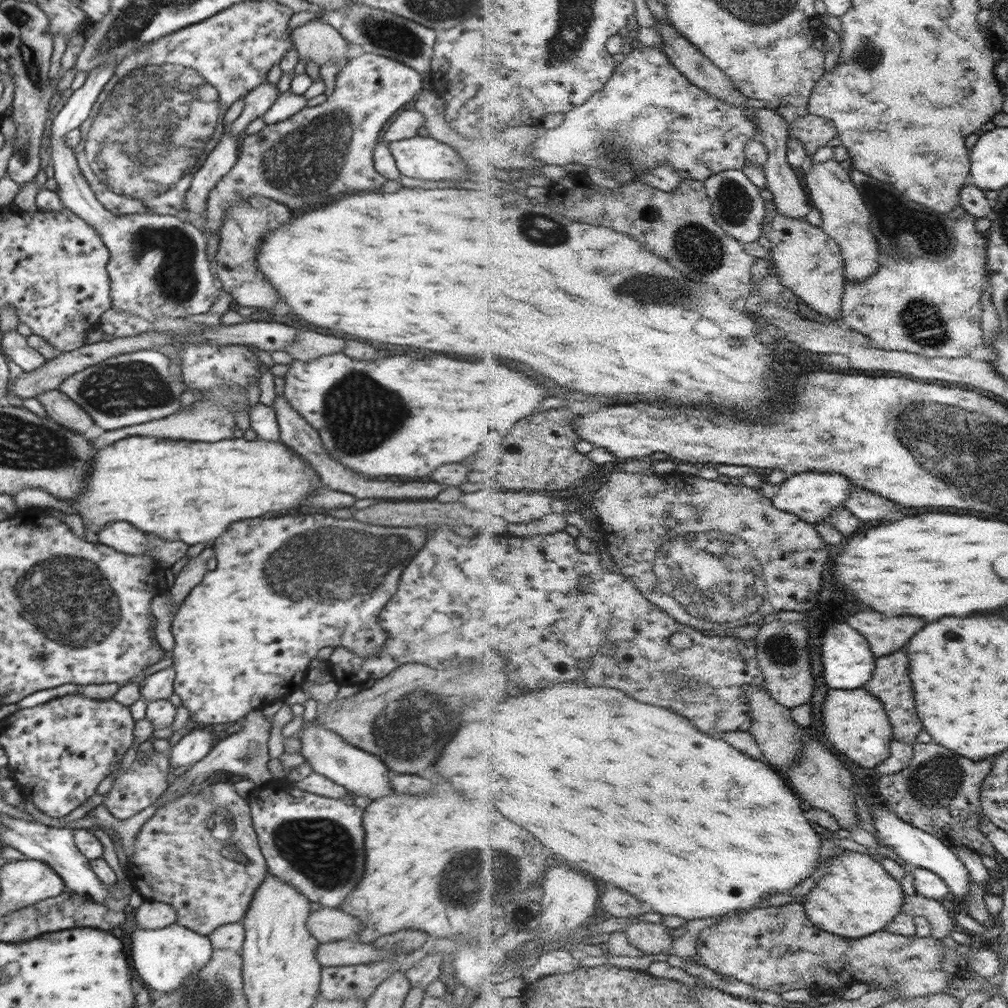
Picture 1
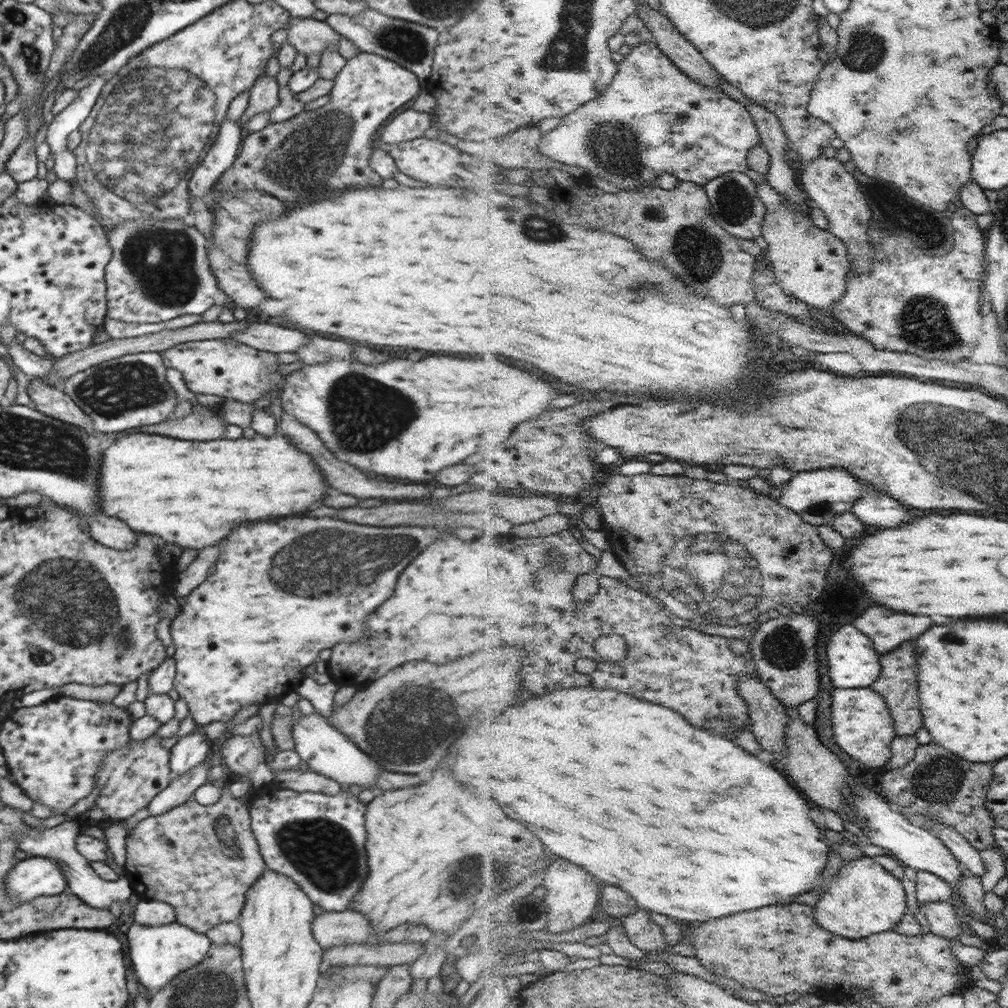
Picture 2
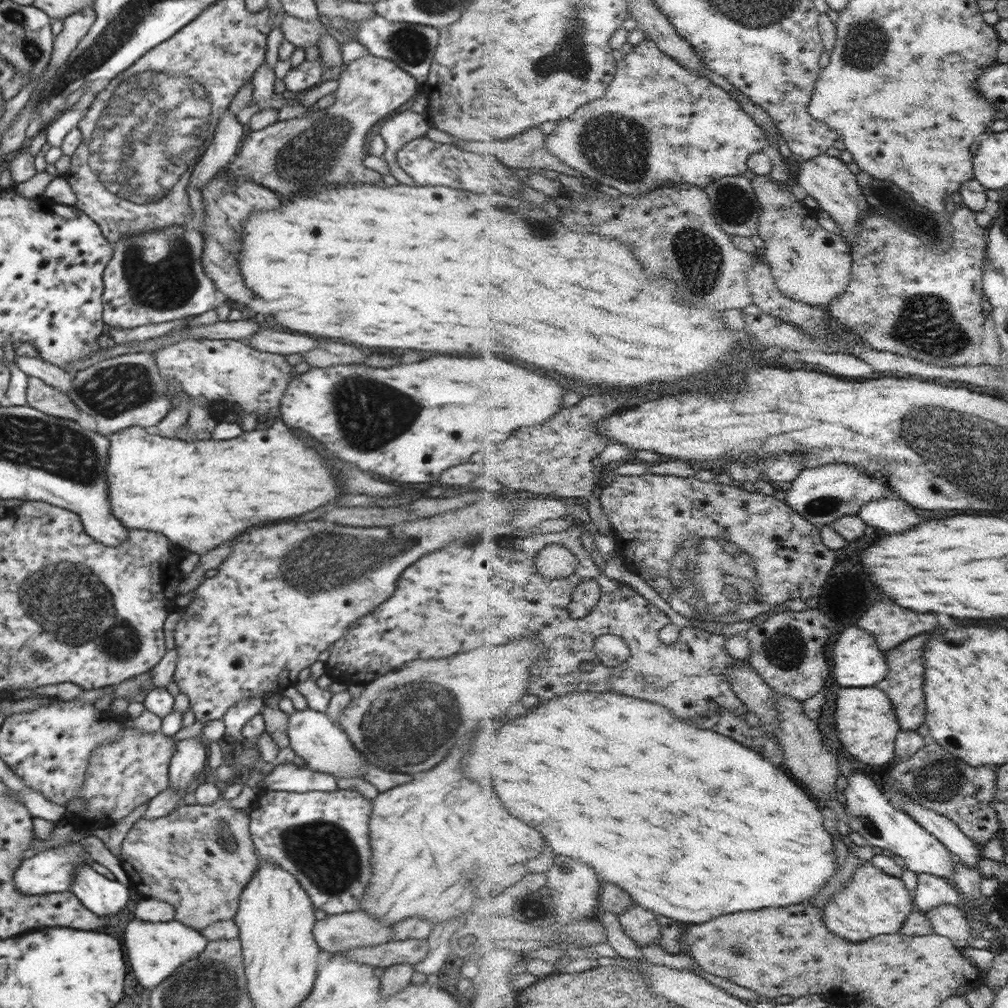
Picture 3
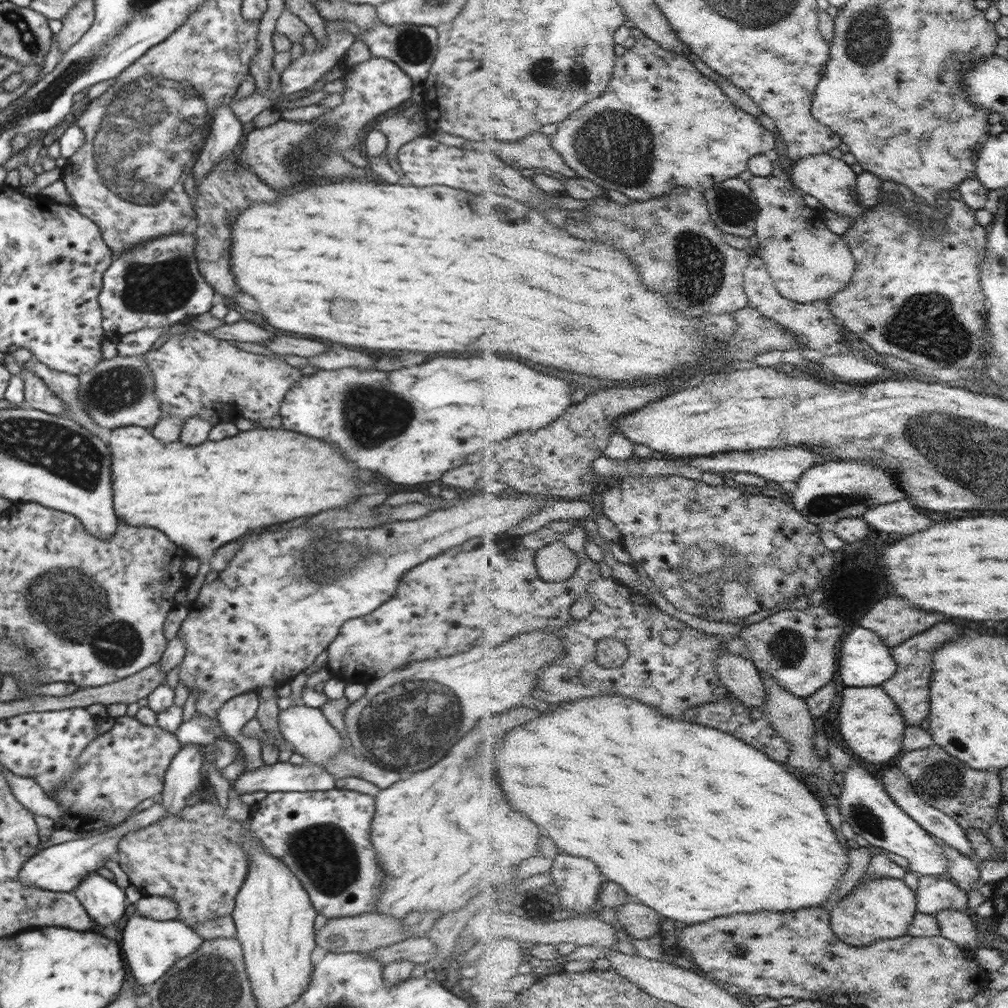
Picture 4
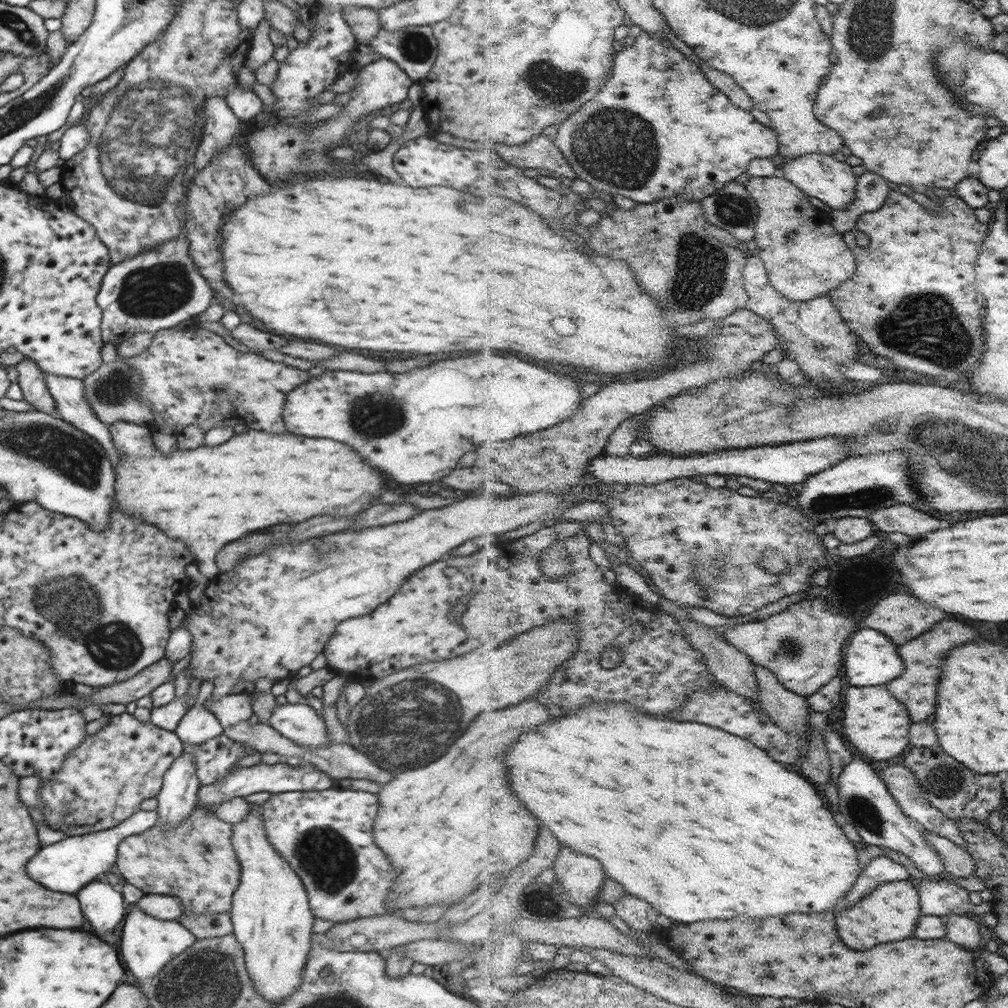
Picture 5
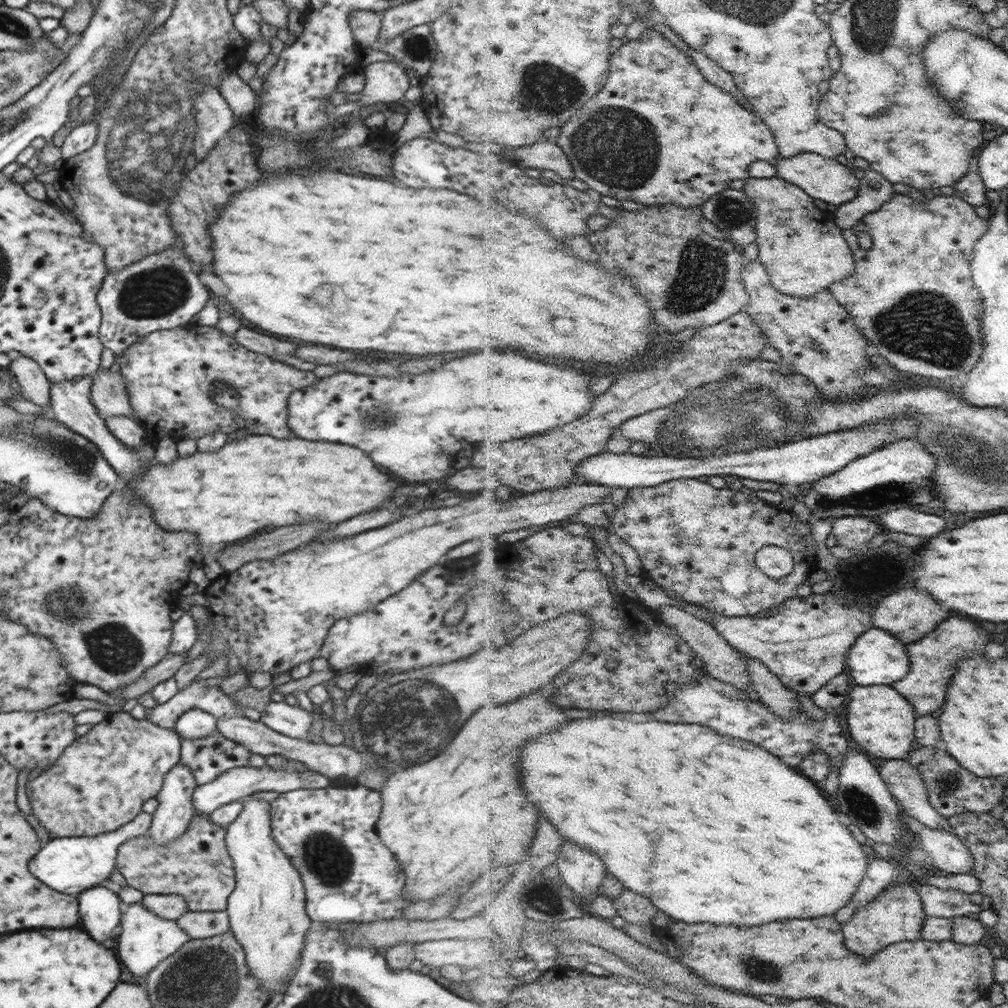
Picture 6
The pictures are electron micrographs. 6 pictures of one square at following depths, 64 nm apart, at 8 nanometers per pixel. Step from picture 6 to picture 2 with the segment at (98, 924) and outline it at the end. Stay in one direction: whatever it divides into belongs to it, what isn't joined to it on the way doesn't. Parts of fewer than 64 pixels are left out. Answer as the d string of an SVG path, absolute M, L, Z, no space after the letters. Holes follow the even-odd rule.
M64 821L52 828L40 828L28 826L22 831L22 835L16 837L18 850L24 851L28 856L50 857L61 864L67 878L67 886L72 894L75 894L88 907L94 909L108 909L114 902L122 902L132 896L135 891L126 876L119 877L114 881L102 878L91 867L91 861L86 860L75 846L76 837L79 834L80 825L77 821Z

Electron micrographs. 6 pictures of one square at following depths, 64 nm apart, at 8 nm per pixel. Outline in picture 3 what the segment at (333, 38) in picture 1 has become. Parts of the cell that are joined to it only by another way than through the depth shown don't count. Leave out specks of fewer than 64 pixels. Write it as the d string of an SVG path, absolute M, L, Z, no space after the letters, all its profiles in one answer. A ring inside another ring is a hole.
M288 14L283 16L279 27L288 42L303 50L311 44L319 46L320 37L331 33L331 30L327 30L320 20L302 20Z

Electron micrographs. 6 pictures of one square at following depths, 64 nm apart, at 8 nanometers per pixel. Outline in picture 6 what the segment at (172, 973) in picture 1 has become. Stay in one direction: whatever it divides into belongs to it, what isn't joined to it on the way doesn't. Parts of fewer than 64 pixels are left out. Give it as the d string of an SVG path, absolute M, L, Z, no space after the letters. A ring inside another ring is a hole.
M140 901L135 904L124 904L120 923L122 932L113 942L113 944L118 944L118 950L120 950L118 958L132 974L136 974L140 978L146 978L159 962L176 953L182 945L192 939L175 920L158 918L156 914L146 910Z

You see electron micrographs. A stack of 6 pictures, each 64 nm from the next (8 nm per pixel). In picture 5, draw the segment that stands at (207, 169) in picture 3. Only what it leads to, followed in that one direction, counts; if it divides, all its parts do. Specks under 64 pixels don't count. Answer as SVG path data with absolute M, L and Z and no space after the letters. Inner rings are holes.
M207 98L200 100L204 120L202 139L194 154L196 170L205 167L214 155L224 147L231 145L240 128L241 120L230 110L225 98Z

